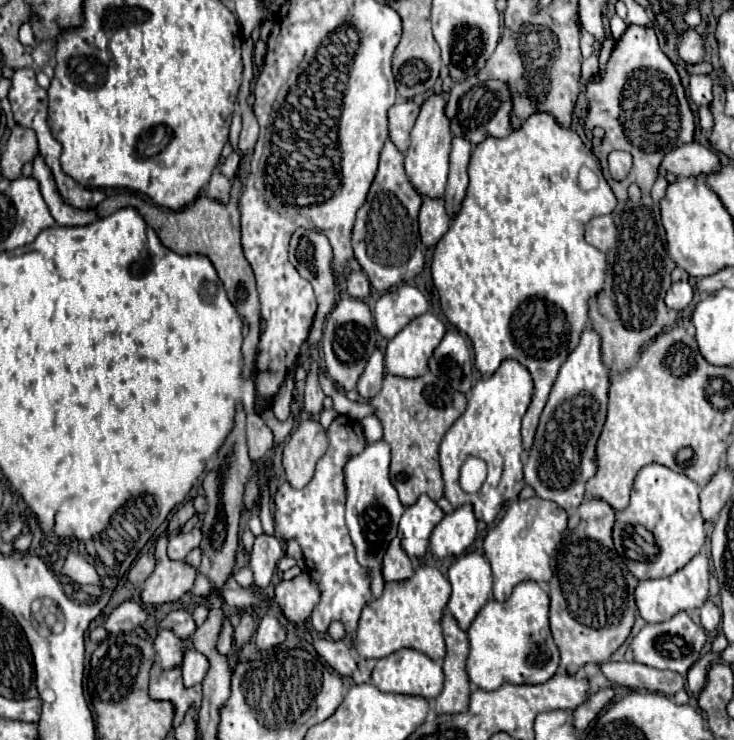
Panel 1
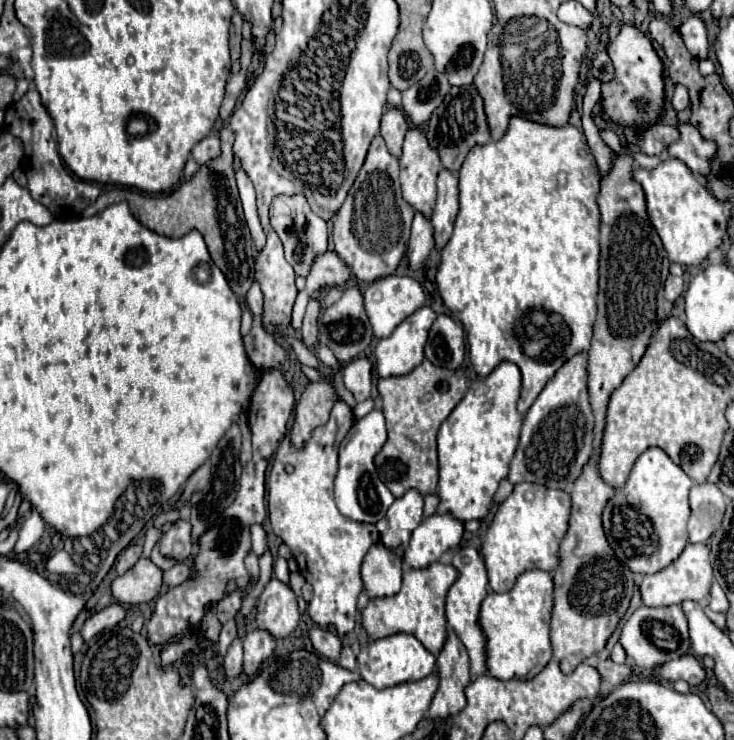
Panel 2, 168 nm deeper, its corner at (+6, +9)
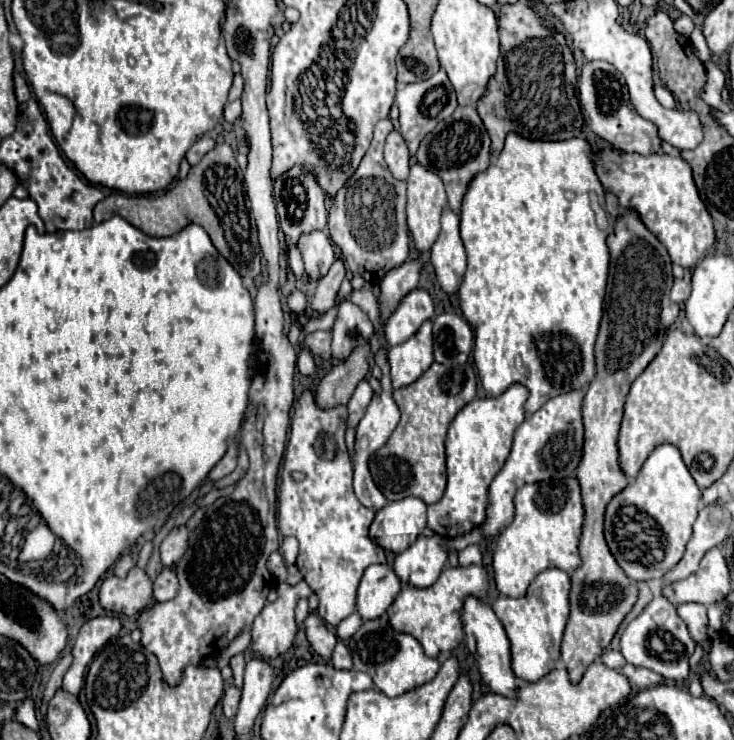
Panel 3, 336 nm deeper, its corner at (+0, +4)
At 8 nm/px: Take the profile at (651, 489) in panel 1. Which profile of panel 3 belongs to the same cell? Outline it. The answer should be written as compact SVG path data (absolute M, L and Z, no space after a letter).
M672 444L658 446L644 462L636 482L632 486L628 484L618 496L614 496L606 508L606 542L630 580L662 578L682 560L686 544L692 538L698 502L700 490L678 448Z

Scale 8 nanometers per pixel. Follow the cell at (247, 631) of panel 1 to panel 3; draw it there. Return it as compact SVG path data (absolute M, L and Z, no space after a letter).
M230 684L226 690L224 690L224 698L222 698L222 708L224 708L224 714L228 718L234 718L236 710L238 710L238 704L240 704L240 688L236 684Z

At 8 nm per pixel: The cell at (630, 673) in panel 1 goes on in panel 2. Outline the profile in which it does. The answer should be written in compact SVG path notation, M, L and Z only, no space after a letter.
M690 653L682 655L680 659L674 659L674 661L668 661L668 663L660 665L660 667L656 667L656 673L660 673L662 679L672 681L672 683L678 681L678 679L684 679L684 681L688 681L690 685L700 685L700 683L706 679L704 667L702 667L700 661L698 661L694 655L690 655Z

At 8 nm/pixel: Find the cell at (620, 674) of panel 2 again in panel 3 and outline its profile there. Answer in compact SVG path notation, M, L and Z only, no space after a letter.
M626 664L622 668L622 674L630 680L630 684L634 684L638 688L648 688L648 686L654 686L654 684L664 682L664 678L658 676L656 672L650 672L650 670L640 668L640 666L634 666L634 664Z

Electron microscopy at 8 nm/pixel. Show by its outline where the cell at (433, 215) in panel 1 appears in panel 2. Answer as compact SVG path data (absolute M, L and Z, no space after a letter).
M416 215L412 223L412 233L406 249L406 263L410 271L416 271L424 265L426 257L434 249L434 233L432 233L432 223L424 215Z

